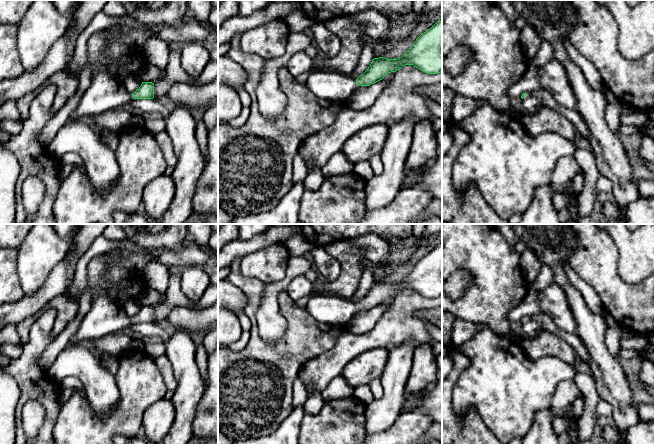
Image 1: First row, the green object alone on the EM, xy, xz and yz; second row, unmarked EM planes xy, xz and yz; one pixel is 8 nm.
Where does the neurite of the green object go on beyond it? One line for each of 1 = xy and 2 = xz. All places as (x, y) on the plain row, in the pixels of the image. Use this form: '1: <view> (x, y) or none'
1: xy (105, 316)
2: xz (325, 308)

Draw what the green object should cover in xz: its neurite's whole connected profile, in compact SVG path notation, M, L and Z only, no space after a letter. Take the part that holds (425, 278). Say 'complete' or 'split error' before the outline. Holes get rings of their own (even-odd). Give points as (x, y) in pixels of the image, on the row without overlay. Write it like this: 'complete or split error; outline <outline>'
split error; outline M442 241L421 258L401 281L374 282L368 293L357 303L334 295L313 294L305 308L320 322L347 325L358 309L370 310L405 289L413 289L427 298L442 296Z

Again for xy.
split error; outline M107 296L97 297L76 333L69 343L96 340L108 334L115 334L127 328L132 323L153 323L154 307L142 306L141 310L130 318L122 305Z

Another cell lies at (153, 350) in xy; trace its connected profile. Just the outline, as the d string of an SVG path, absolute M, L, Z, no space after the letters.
M163 342L145 344L143 351L152 359L156 359L165 354L165 344Z

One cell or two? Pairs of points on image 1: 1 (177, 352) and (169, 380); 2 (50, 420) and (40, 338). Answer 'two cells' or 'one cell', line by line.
1: two cells
2: one cell

